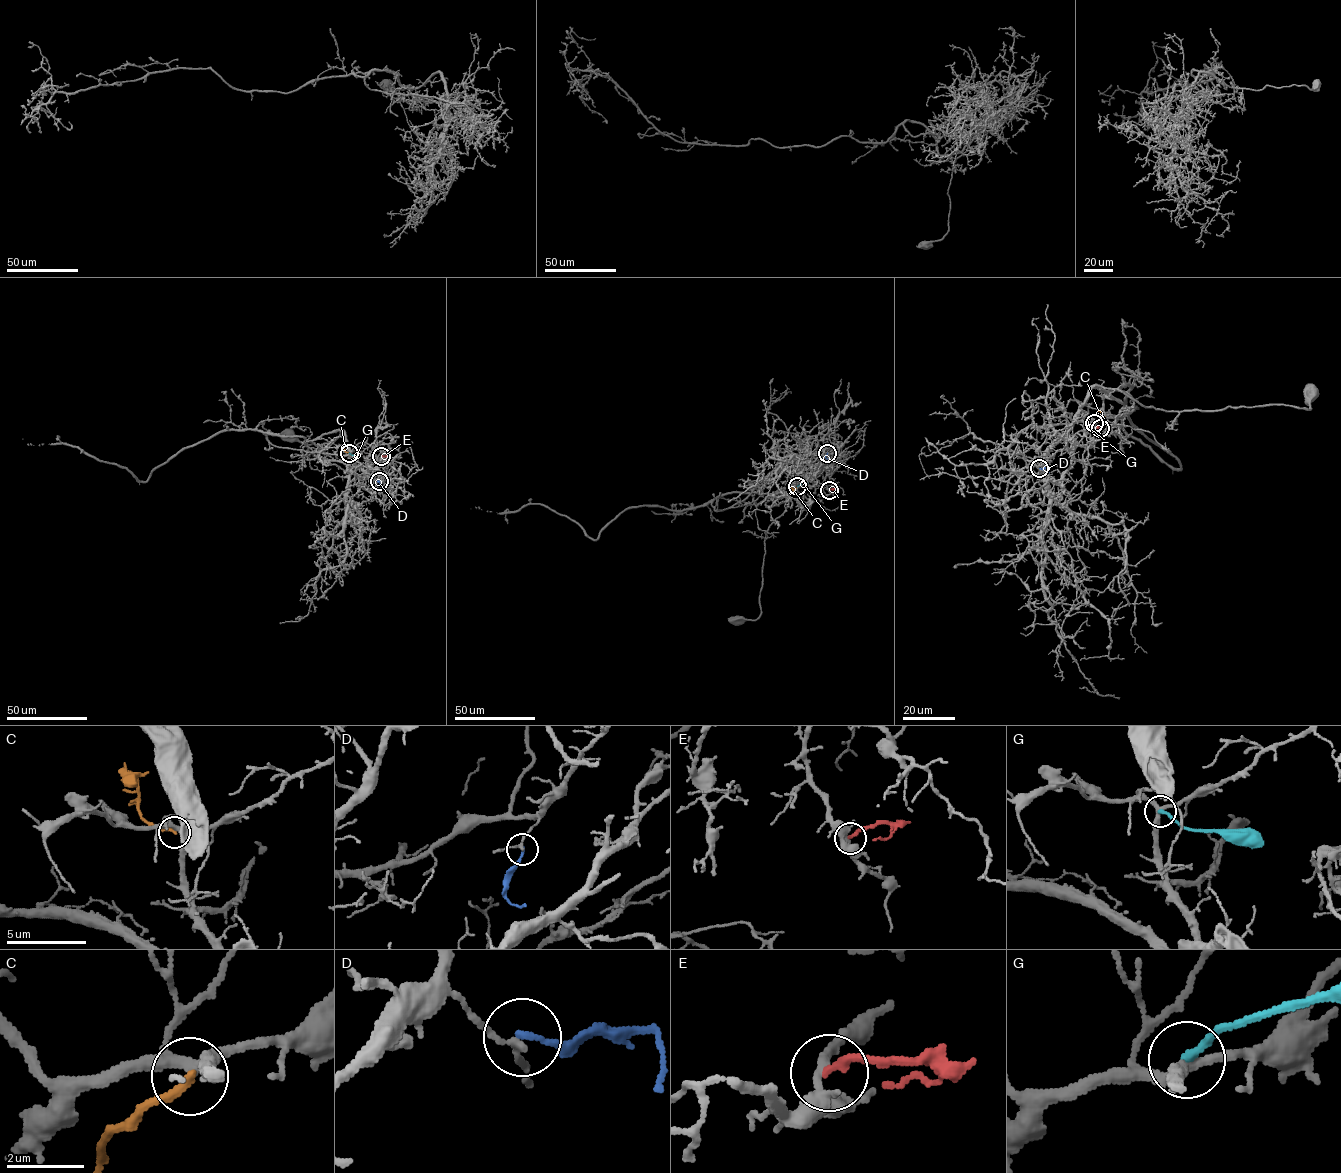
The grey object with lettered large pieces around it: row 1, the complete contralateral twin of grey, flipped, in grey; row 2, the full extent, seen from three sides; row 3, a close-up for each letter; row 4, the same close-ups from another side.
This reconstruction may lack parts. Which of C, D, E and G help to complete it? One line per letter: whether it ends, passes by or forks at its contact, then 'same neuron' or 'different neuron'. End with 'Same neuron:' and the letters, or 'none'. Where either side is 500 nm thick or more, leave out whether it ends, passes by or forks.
C: it ends | different neuron
D: it ends | different neuron
E: it ends | different neuron
G: it ends | different neuron
Same neuron: none

